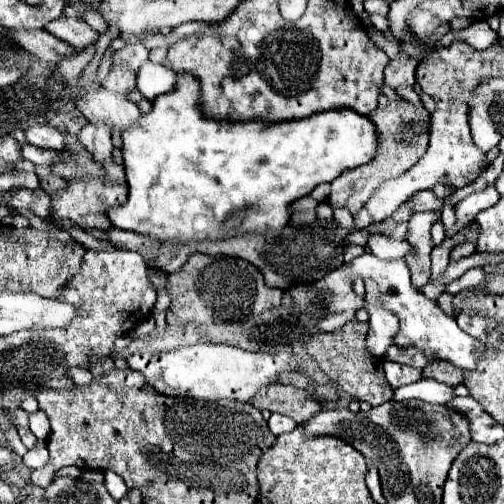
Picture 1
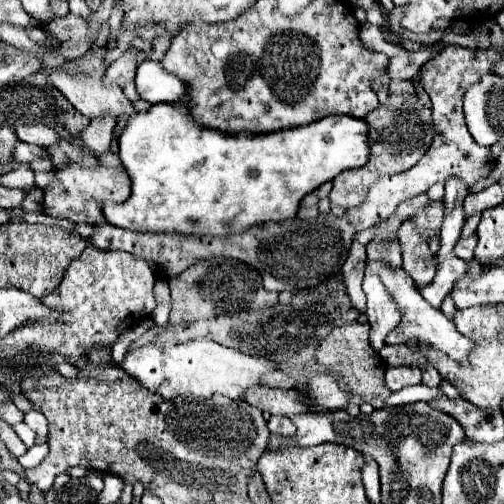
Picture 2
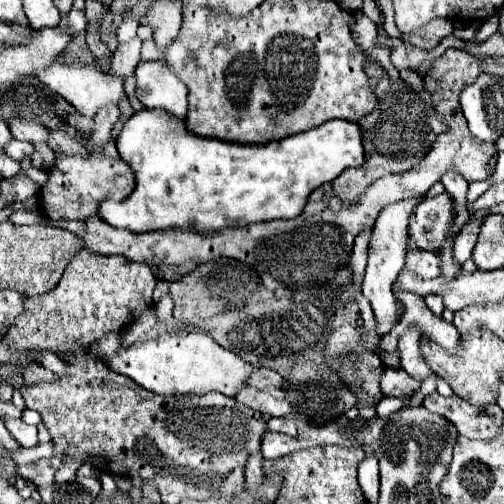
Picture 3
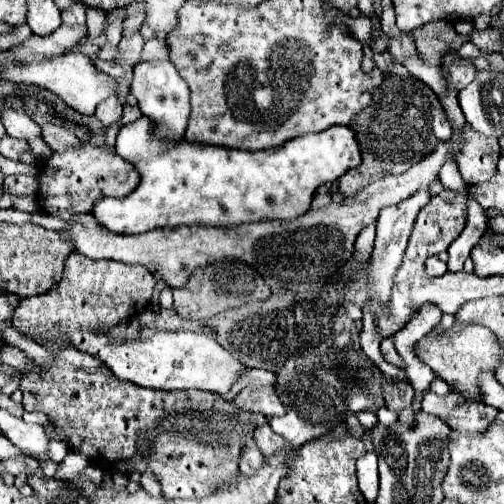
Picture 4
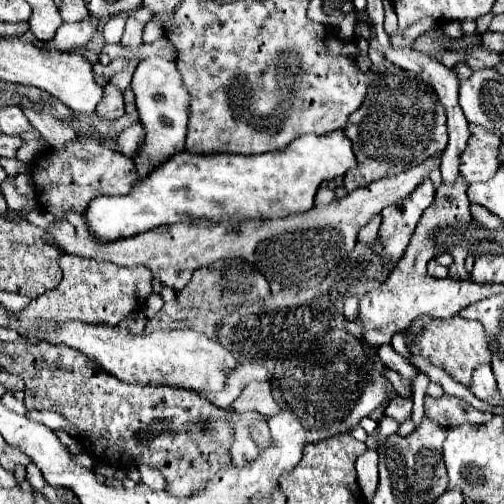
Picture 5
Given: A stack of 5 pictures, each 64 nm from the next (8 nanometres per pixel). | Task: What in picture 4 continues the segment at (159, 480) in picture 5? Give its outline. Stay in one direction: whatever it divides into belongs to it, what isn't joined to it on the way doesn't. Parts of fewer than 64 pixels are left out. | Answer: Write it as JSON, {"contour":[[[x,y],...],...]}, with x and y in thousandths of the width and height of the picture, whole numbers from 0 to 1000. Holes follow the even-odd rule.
{"contour":[[[286,937],[286,940],[282,940],[278,964],[282,964],[294,980],[302,980],[302,984],[317,984],[317,980],[321,980],[321,976],[317,976],[317,956],[310,952],[310,944],[302,944],[302,937]]]}

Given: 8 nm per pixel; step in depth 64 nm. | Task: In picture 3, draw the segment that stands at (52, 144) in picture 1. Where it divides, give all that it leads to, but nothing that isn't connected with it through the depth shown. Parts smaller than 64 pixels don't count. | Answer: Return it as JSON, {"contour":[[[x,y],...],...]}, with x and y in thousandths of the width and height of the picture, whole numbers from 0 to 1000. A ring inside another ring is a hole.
{"contour":[[[24,234],[16,238],[16,254],[32,278],[52,278],[52,282],[91,282],[95,278],[95,258],[71,242]]]}

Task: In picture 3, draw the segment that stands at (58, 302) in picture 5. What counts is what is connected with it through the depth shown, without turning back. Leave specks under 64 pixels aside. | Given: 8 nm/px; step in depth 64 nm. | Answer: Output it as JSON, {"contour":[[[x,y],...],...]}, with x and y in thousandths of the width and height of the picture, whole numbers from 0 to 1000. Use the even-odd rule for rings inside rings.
{"contour":[[[159,496],[143,508],[107,575],[52,591],[48,619],[32,631],[8,679],[60,714],[71,714],[75,690],[115,706],[131,706],[131,698],[163,702],[159,683],[183,683],[222,655],[246,655],[298,611],[306,567],[310,552],[290,524],[254,520],[242,508],[187,508],[175,496]]]}

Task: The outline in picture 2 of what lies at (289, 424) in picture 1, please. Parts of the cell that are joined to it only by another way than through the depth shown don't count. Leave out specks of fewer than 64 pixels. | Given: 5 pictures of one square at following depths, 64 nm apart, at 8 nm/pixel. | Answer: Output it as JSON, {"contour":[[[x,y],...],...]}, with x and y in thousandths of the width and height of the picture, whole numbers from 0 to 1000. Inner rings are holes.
{"contour":[[[538,825],[536,833],[532,833],[532,849],[536,849],[536,857],[540,861],[567,861],[567,865],[575,865],[575,861],[587,859],[587,845],[579,845],[583,839],[577,833],[571,833],[571,827],[563,825]]]}

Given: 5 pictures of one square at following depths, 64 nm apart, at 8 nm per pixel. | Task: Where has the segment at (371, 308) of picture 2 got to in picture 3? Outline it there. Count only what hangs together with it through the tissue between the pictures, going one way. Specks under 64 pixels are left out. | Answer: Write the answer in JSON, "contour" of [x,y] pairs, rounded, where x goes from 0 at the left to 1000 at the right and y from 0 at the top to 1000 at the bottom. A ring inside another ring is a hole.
{"contour":[[[833,389],[829,393],[813,393],[813,397],[798,397],[790,405],[778,405],[774,417],[762,413],[742,444],[742,460],[738,460],[738,476],[734,476],[734,508],[730,508],[730,528],[726,528],[726,544],[722,544],[722,560],[718,560],[718,583],[734,595],[746,639],[750,639],[750,663],[762,667],[778,655],[778,647],[786,643],[786,595],[778,583],[778,563],[790,548],[790,540],[802,528],[802,508],[806,508],[806,472],[810,472],[810,437],[817,429],[817,417],[833,405]]]}

